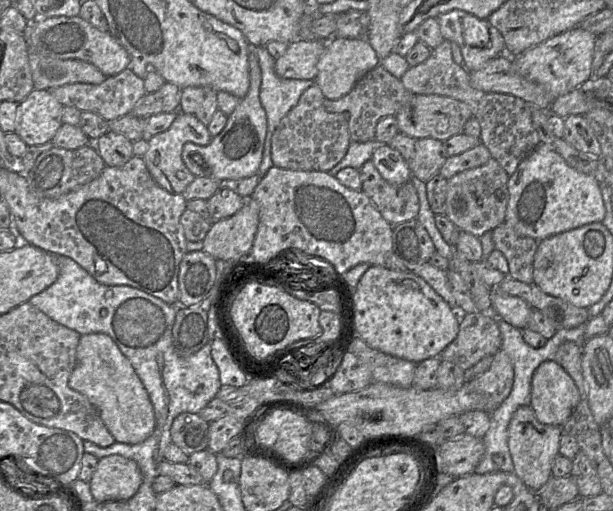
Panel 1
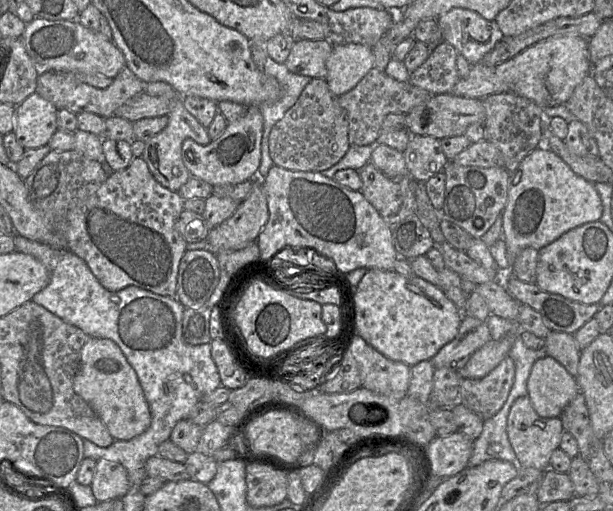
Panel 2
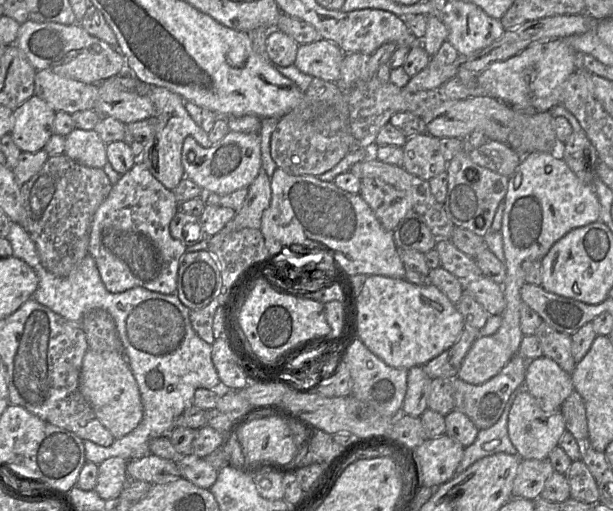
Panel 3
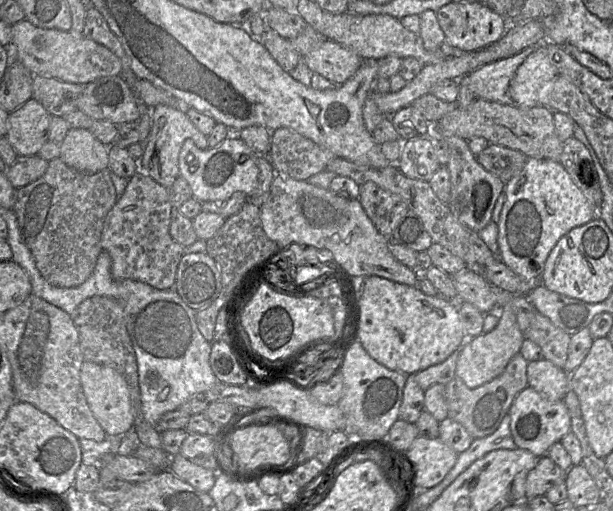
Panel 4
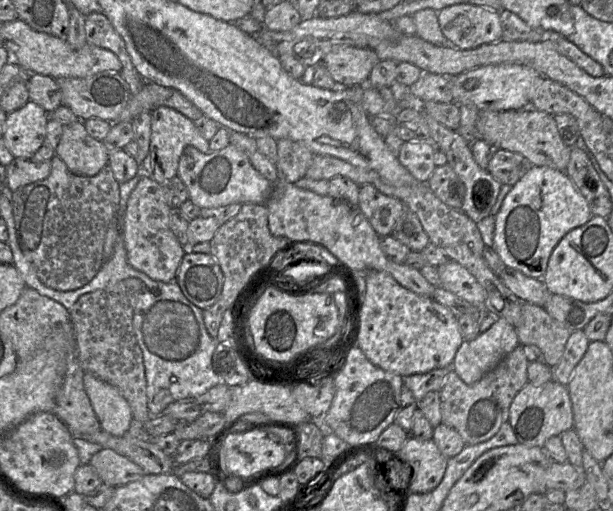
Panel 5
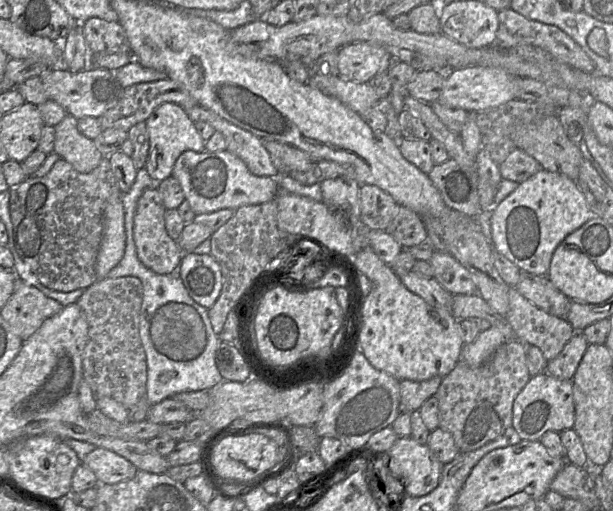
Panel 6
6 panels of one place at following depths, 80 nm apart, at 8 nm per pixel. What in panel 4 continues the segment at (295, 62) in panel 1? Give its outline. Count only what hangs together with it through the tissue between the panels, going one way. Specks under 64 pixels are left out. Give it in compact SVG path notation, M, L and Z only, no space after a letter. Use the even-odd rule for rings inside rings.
M326 40L302 57L302 61L313 73L341 85L357 72L364 60L341 44Z

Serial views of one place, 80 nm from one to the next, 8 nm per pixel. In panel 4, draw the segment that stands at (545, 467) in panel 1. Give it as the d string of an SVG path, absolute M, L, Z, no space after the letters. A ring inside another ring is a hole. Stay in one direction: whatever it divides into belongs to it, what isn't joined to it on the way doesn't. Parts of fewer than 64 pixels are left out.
M530 386L515 397L509 414L510 429L518 448L526 449L536 456L544 456L548 449L571 431L571 418L564 400L549 401Z

